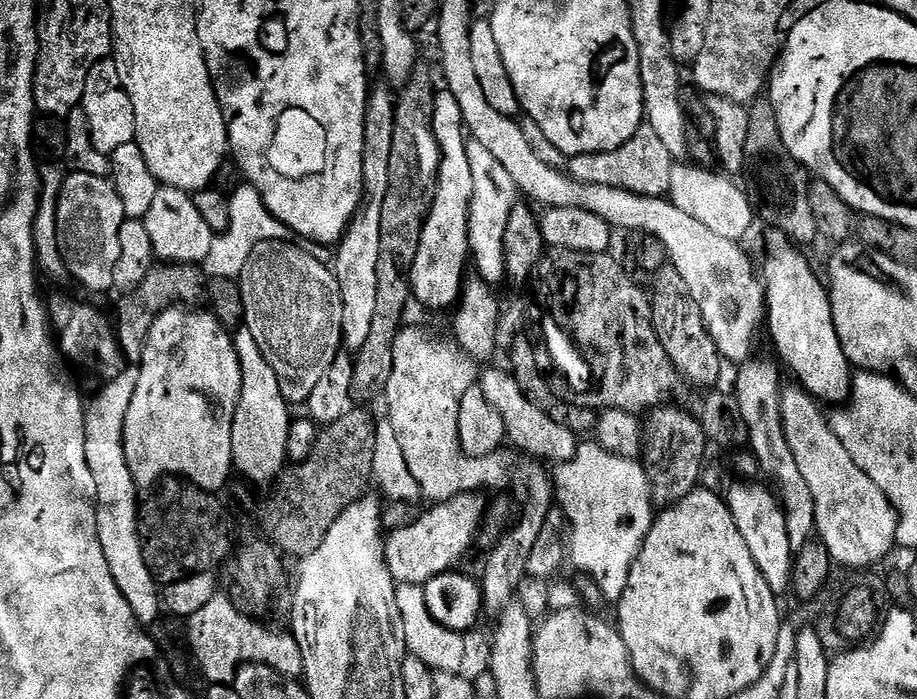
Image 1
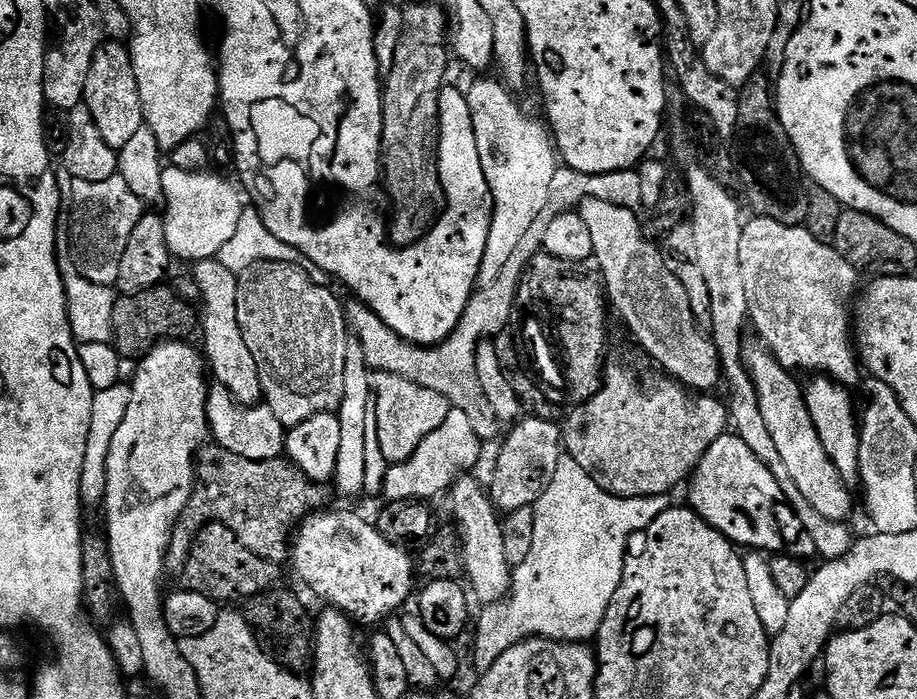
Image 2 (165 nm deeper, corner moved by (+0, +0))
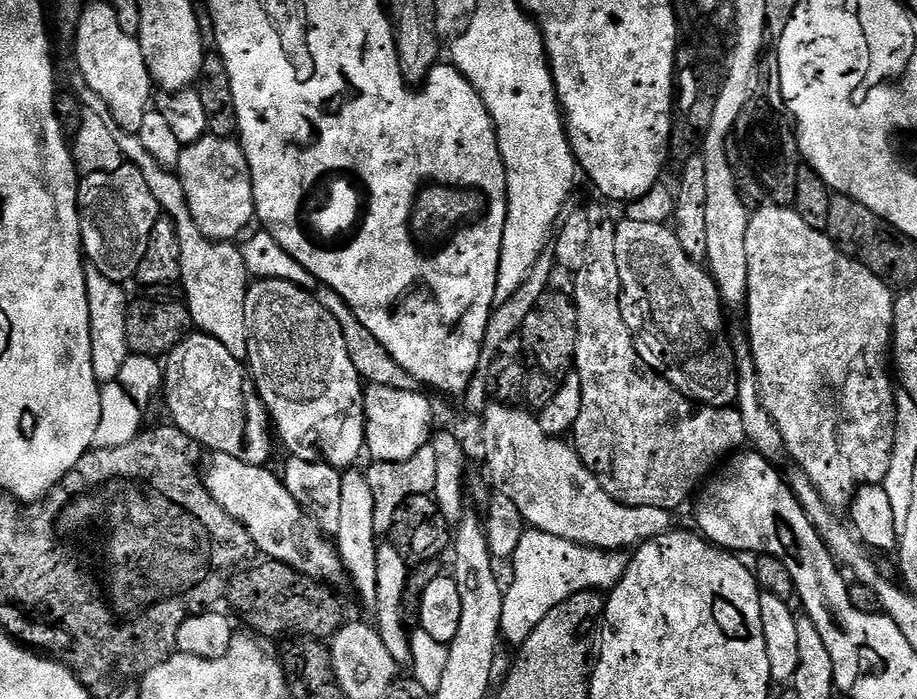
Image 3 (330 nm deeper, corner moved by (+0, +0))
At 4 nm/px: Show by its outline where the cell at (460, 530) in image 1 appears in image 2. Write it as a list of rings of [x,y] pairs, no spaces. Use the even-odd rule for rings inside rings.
[[[313,512],[297,527],[290,544],[290,564],[296,567],[300,580],[316,596],[329,600],[331,607],[344,613],[353,621],[376,624],[380,619],[391,617],[408,600],[414,579],[414,560],[397,544],[392,544],[376,527],[375,523],[363,520],[356,512]]]

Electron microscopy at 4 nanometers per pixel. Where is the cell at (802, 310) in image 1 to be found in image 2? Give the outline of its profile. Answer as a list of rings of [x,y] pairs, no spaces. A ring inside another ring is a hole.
[[[820,374],[803,389],[804,401],[810,410],[810,418],[814,422],[814,430],[818,430],[818,438],[822,438],[822,446],[826,454],[830,454],[830,462],[838,470],[842,482],[849,490],[860,484],[860,429],[858,408],[852,401],[847,387],[837,384],[835,380]]]

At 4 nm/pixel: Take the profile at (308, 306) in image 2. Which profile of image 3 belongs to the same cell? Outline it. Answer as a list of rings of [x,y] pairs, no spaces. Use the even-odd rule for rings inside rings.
[[[256,280],[249,283],[246,302],[244,303],[244,333],[248,335],[248,355],[247,363],[253,364],[250,368],[250,380],[256,383],[256,392],[260,395],[262,403],[268,407],[268,412],[272,415],[272,420],[276,423],[276,432],[280,435],[280,440],[292,451],[291,455],[298,460],[319,460],[329,464],[337,470],[351,469],[356,464],[360,452],[365,451],[364,442],[364,410],[362,407],[362,381],[358,370],[354,370],[354,362],[350,362],[347,356],[346,344],[343,341],[342,330],[333,316],[318,303],[315,295],[307,288],[300,288],[296,284],[291,284],[285,280]]]

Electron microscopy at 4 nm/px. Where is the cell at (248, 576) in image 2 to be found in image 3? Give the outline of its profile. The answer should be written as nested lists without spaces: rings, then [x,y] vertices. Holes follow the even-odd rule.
[[[265,559],[263,563],[249,572],[238,573],[233,580],[231,577],[226,588],[226,600],[232,603],[234,611],[244,615],[251,631],[264,636],[288,636],[284,638],[335,636],[346,620],[339,598],[332,593],[335,591],[277,560]]]

